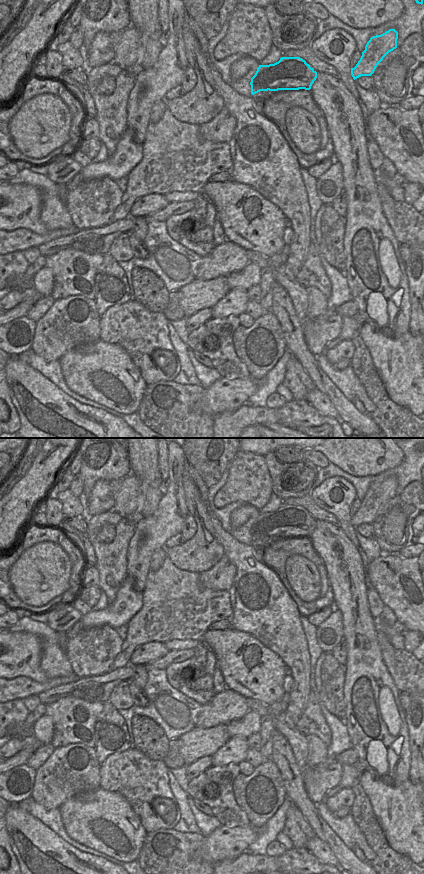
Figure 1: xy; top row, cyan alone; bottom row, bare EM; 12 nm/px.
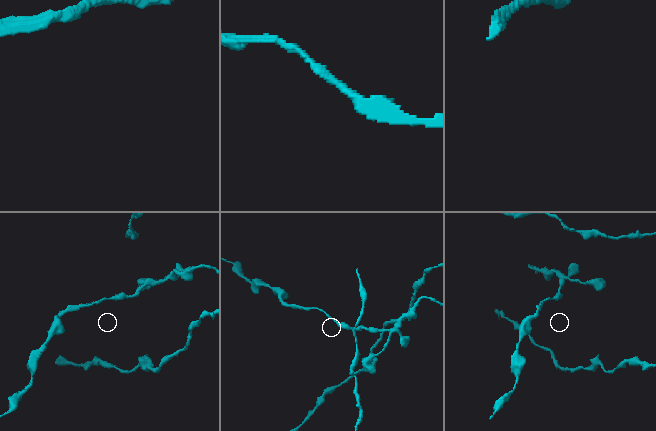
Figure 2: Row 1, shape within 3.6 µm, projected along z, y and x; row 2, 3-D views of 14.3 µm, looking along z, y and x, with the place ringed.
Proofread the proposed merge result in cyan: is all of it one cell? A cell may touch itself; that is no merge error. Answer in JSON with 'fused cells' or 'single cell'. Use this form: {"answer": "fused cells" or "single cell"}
{"answer": "fused cells"}

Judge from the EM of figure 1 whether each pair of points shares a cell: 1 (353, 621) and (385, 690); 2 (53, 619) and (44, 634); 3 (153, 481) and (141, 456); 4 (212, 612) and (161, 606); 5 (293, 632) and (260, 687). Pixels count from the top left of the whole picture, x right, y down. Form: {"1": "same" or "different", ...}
{"1": "same", "2": "different", "3": "same", "4": "same", "5": "different"}

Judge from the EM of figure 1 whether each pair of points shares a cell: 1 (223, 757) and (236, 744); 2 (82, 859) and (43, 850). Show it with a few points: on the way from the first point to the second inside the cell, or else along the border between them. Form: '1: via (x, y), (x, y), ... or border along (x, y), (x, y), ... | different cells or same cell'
1: via (226, 754), (234, 747) | same cell
2: via (72, 855), (60, 855), (53, 852) | same cell

